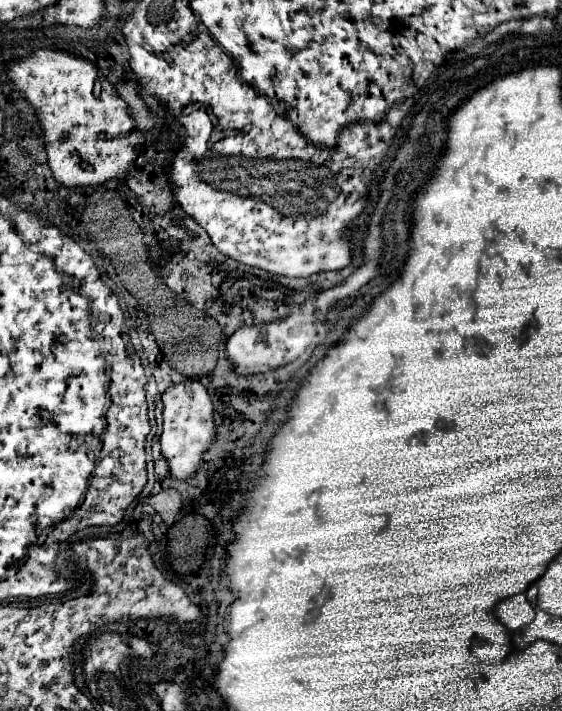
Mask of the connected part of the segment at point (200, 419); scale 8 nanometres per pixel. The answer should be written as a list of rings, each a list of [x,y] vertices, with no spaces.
[[[186,380],[186,382],[170,386],[162,394],[162,402],[164,402],[164,412],[162,412],[164,432],[162,432],[162,440],[160,440],[162,454],[168,460],[172,476],[178,480],[188,480],[196,474],[196,470],[202,462],[204,450],[208,450],[208,446],[212,444],[214,406],[212,406],[212,400],[206,392],[206,386],[202,382],[196,382],[196,380]]]

